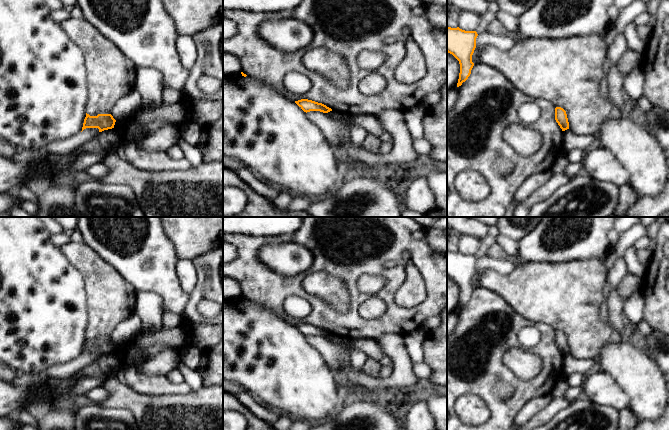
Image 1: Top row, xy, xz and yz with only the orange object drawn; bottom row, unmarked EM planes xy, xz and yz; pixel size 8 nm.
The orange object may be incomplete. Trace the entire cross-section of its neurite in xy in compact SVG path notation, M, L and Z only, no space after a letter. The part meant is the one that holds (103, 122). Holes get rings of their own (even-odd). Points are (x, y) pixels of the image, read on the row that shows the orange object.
M86 113L82 131L86 128L98 128L99 132L114 128L116 120L111 114L98 114L97 116L90 116Z

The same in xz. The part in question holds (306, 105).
M301 99L295 101L295 103L306 113L310 111L320 111L323 113L332 111L332 109L326 105L308 99Z

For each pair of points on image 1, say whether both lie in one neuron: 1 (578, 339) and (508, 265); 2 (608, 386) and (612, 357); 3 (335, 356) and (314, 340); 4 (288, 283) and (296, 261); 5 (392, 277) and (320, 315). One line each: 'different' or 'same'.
1: different
2: different
3: same
4: different
5: same

